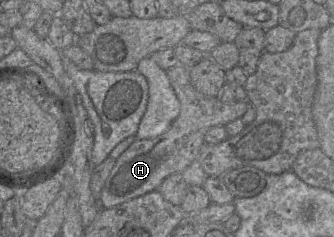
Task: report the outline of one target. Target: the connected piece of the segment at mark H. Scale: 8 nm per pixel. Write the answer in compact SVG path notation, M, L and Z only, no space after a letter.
M181 63L166 72L180 102L179 115L166 132L155 138L136 139L116 159L99 197L100 208L112 208L158 190L166 177L174 173L182 173L197 160L200 149L205 143L205 134L210 128L226 126L232 121L242 118L248 109L248 100L227 104L218 97L206 96L197 91L191 83L189 68Z

